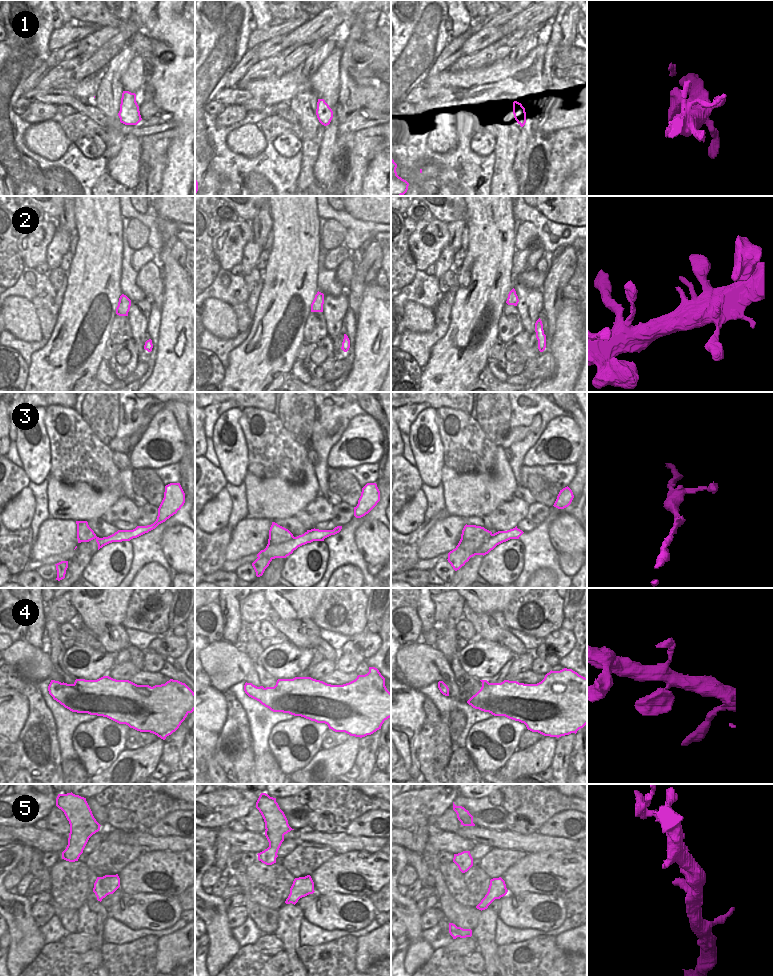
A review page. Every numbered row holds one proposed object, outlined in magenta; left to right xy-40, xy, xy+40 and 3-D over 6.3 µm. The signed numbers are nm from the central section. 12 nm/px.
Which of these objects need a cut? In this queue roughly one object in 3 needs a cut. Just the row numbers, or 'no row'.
3

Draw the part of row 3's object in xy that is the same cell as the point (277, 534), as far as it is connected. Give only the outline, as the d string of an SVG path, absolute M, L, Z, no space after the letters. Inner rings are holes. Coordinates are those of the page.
M272 522L269 530L268 546L280 545L282 543L288 542L294 538L293 534L286 528Z

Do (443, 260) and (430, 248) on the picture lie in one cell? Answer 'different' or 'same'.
different

